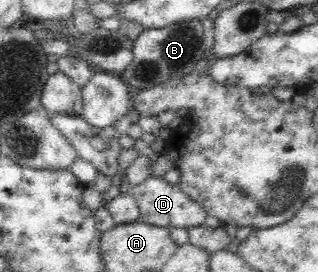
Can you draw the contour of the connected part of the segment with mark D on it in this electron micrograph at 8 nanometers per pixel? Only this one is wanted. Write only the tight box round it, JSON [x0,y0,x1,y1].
[130,175,208,228]

